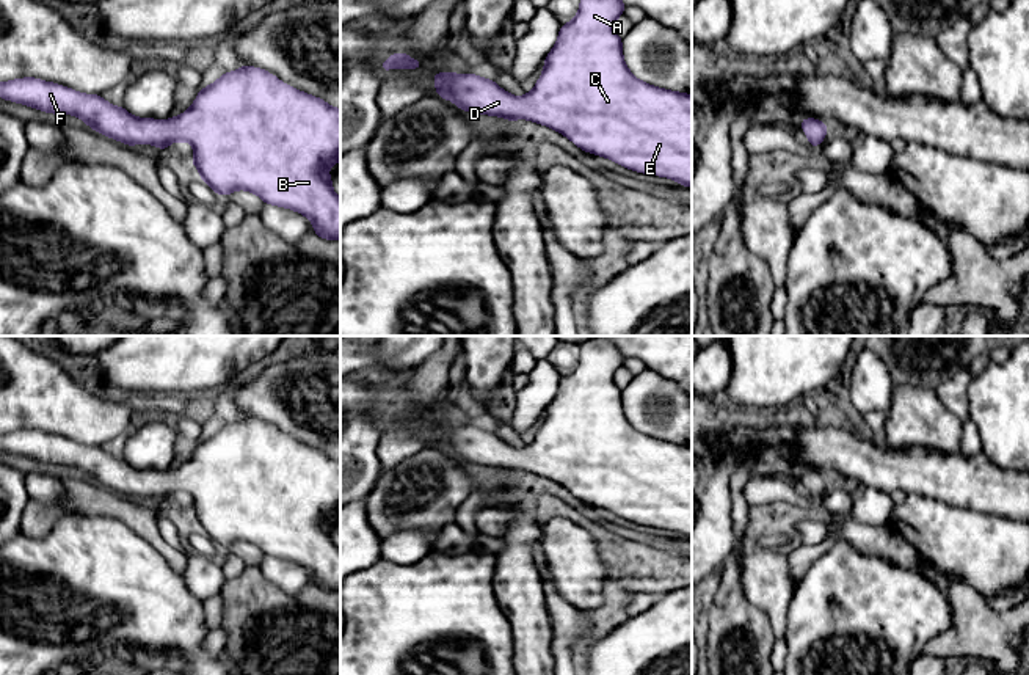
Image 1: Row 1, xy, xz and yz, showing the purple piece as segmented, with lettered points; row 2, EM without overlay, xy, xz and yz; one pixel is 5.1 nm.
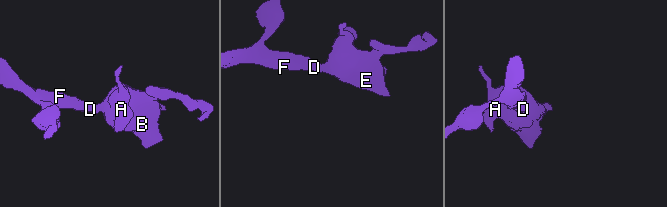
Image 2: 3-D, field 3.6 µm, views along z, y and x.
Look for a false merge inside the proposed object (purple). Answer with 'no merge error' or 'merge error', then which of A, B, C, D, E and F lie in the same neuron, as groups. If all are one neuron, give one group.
no merge error; A B C D E F

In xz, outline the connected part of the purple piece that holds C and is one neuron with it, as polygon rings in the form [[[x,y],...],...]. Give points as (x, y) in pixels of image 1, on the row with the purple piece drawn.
[[[580,0],[576,17],[562,24],[535,88],[522,97],[502,89],[494,80],[452,71],[433,74],[436,96],[453,102],[463,111],[505,118],[510,122],[527,119],[551,127],[585,152],[692,188],[692,94],[657,88],[632,75],[623,58],[623,39],[613,30],[615,20],[624,14],[626,6],[623,0]]]

